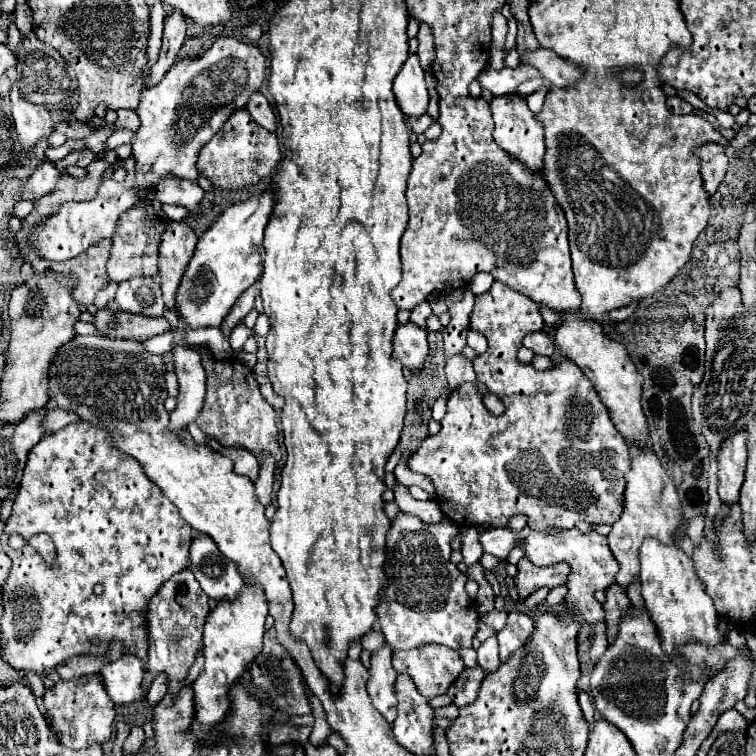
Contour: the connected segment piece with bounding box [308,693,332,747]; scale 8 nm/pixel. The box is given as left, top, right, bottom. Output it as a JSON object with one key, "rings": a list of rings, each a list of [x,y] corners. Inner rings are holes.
{"rings":[[[308,693],[308,699],[312,703],[312,713],[316,717],[316,723],[314,723],[314,729],[312,729],[312,735],[310,735],[310,743],[316,745],[316,747],[320,747],[332,731],[330,731],[330,727],[326,723],[326,715],[324,715],[324,709],[322,709],[320,701],[312,693]]]}

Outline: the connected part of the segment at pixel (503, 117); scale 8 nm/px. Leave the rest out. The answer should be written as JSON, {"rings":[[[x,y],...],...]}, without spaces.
{"rings":[[[494,97],[490,101],[492,117],[494,117],[494,141],[510,155],[514,155],[518,161],[522,161],[526,167],[532,171],[542,169],[542,159],[546,153],[544,147],[544,129],[538,119],[534,119],[534,113],[528,109],[524,99],[504,99],[504,97]]]}

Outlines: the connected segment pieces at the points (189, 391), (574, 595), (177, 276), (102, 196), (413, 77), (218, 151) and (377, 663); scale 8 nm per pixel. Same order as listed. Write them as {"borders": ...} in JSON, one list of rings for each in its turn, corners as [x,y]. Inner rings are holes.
{"borders":[[[[208,345],[192,349],[174,349],[174,369],[180,381],[178,405],[170,413],[170,429],[180,433],[188,423],[196,421],[204,395],[206,395],[206,371],[202,367],[202,355],[210,355]]],[[[570,529],[570,531],[562,531],[562,533],[538,533],[538,531],[530,531],[530,535],[526,537],[526,547],[524,547],[524,555],[532,557],[532,563],[542,567],[542,565],[554,565],[554,563],[568,563],[572,565],[572,573],[568,577],[568,607],[576,609],[584,621],[590,623],[590,627],[594,627],[598,621],[604,619],[604,609],[602,605],[594,599],[594,591],[598,589],[606,589],[608,585],[614,583],[614,575],[618,573],[620,565],[614,561],[614,555],[610,553],[608,545],[606,545],[606,537],[598,535],[598,533],[580,533],[578,529]]],[[[170,221],[166,233],[162,233],[158,249],[158,277],[162,285],[164,303],[168,309],[174,309],[176,289],[184,275],[184,269],[196,249],[196,233],[184,221]]],[[[132,157],[126,160],[118,160],[111,167],[126,169],[126,179],[124,181],[114,181],[114,179],[104,179],[98,187],[98,193],[94,199],[90,201],[70,201],[70,203],[62,203],[58,207],[56,213],[48,215],[40,225],[36,225],[30,233],[30,241],[32,241],[32,249],[36,251],[36,255],[40,259],[48,259],[48,261],[68,261],[76,255],[80,255],[82,251],[86,251],[90,245],[98,243],[100,239],[108,239],[114,233],[114,225],[118,221],[118,217],[130,209],[138,197],[134,197],[134,159]]],[[[410,55],[402,71],[394,79],[394,95],[400,111],[406,117],[420,117],[428,109],[428,89],[424,81],[424,69],[416,55]]],[[[244,109],[234,111],[218,135],[214,135],[198,155],[200,173],[208,175],[214,187],[218,189],[244,189],[256,185],[260,179],[268,177],[280,161],[280,147],[274,133],[254,125],[254,119]]],[[[382,645],[372,653],[370,669],[368,669],[368,695],[374,707],[386,717],[386,721],[394,721],[396,717],[396,697],[394,697],[394,667],[392,667],[392,649],[390,645]]]]}

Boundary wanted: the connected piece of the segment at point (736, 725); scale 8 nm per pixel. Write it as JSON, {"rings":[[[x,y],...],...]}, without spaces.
{"rings":[[[728,709],[728,711],[724,711],[724,713],[718,717],[712,733],[706,737],[704,743],[712,743],[722,731],[736,731],[736,729],[746,731],[746,727],[748,727],[748,725],[746,725],[746,721],[742,719],[742,715],[740,715],[736,709]]]}

